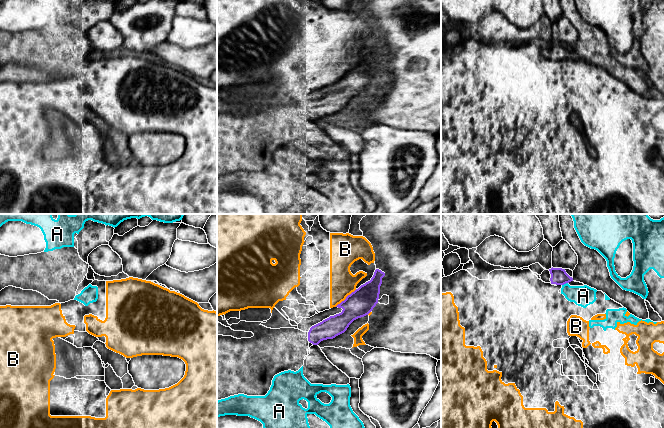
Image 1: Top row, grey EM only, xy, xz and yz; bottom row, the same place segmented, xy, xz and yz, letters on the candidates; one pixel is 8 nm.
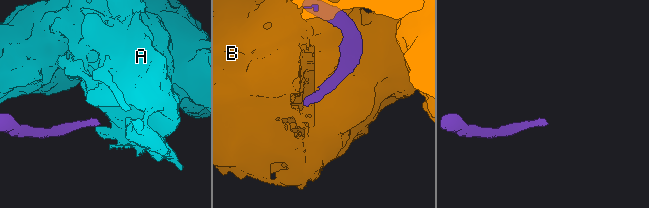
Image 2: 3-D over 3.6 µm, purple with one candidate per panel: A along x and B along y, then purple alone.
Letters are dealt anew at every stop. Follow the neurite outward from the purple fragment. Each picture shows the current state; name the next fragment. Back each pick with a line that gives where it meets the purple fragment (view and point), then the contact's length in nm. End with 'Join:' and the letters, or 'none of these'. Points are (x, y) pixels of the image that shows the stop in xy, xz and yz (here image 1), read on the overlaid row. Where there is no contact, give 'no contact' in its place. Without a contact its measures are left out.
Join: none of these

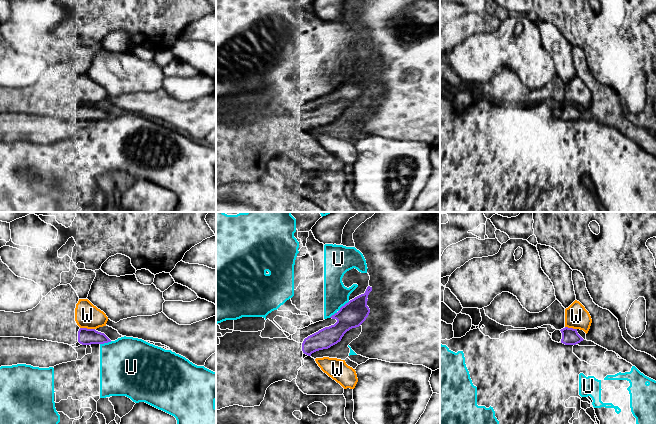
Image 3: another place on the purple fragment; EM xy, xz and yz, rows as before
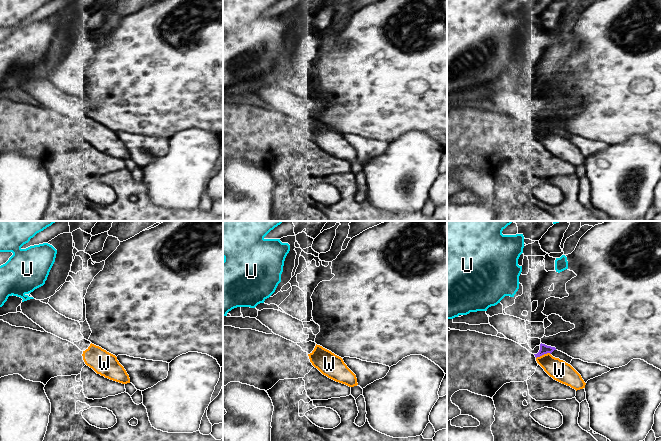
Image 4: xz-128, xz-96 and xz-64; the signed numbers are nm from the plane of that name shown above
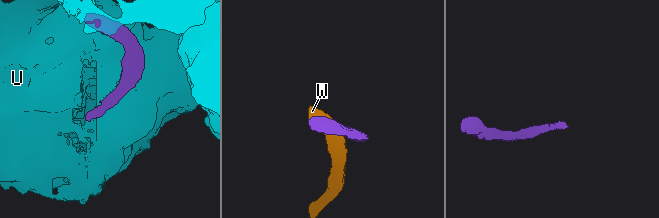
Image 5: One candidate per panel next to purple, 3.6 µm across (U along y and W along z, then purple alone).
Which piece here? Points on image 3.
W: contact xy (86, 328); length 120 nm
Join: W

